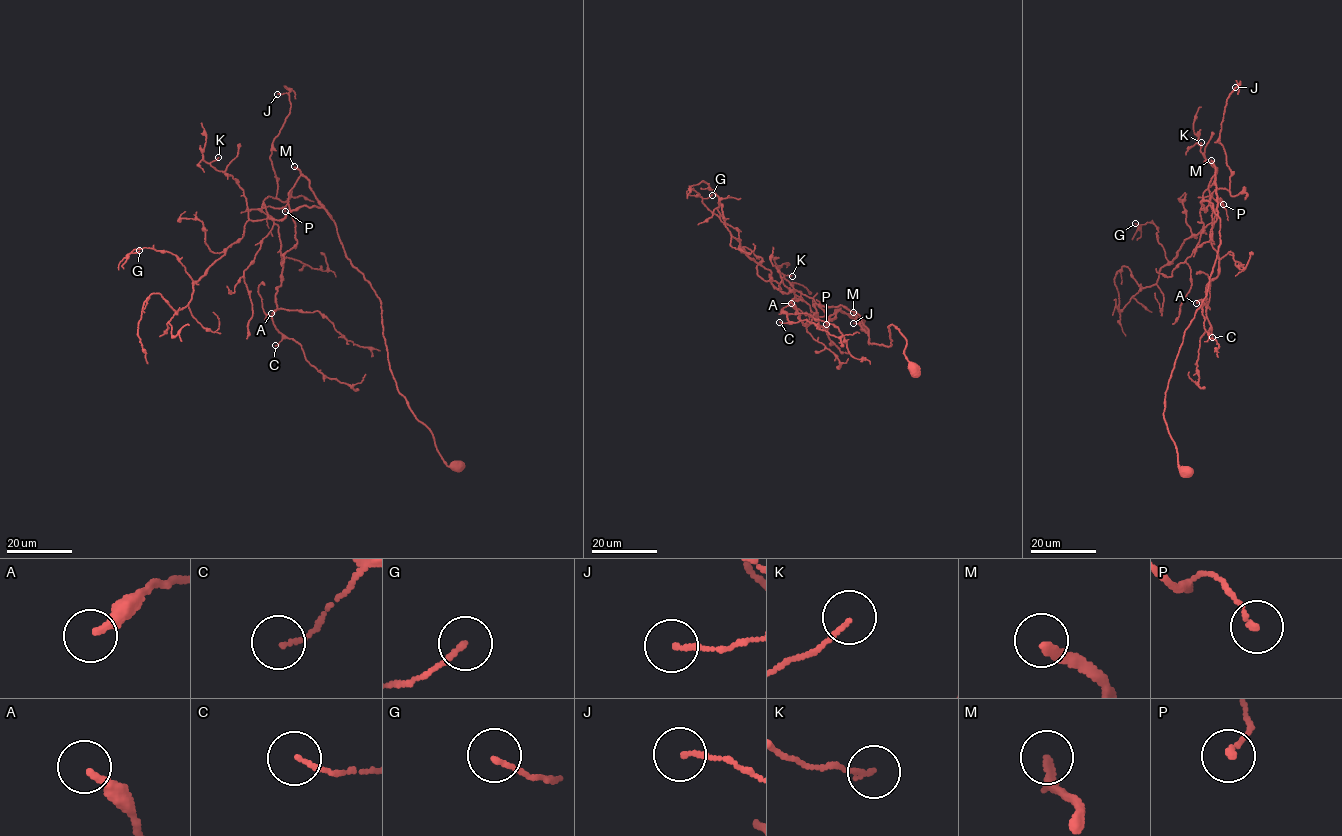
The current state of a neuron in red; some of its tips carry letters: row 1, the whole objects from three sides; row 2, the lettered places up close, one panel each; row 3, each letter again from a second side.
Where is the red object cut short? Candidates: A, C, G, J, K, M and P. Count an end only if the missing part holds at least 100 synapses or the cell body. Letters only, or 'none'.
M

